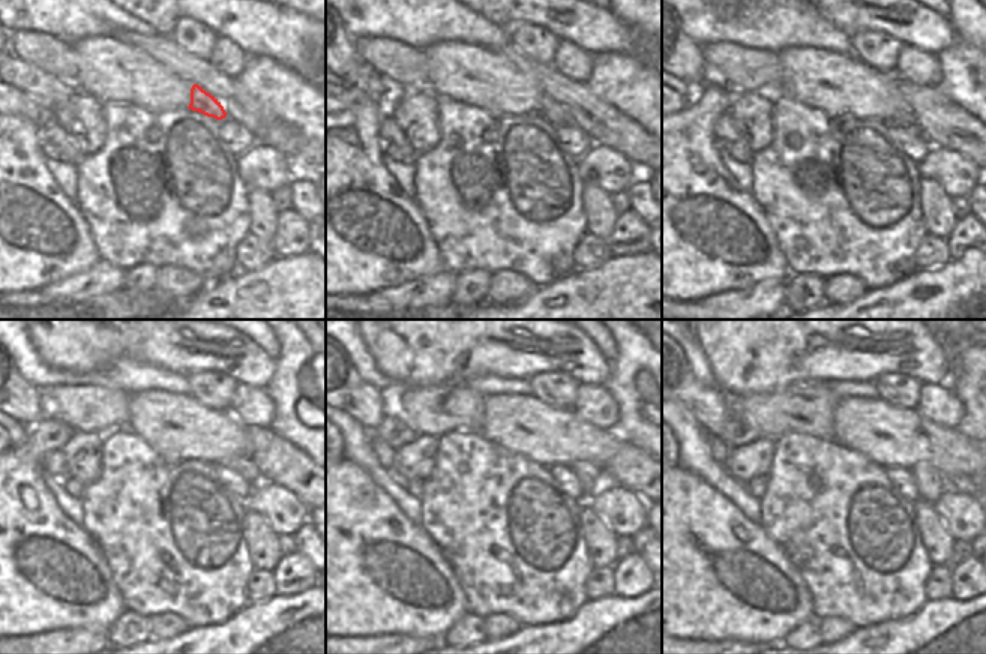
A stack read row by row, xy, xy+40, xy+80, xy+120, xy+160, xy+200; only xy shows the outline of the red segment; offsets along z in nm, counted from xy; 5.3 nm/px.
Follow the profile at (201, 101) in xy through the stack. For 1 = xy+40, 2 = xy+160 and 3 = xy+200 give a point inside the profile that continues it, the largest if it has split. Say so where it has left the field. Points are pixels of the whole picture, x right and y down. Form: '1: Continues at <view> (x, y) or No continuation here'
1: Continues at xy+40 (556, 114)
2: Continues at xy+160 (590, 476)
3: Continues at xy+200 (929, 482)

